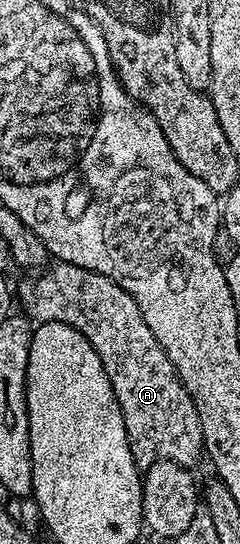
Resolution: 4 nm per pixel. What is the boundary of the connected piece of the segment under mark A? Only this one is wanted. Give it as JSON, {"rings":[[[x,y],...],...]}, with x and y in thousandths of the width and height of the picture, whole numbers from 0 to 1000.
{"rings":[[[217,482],[192,494],[113,509],[79,528],[71,550],[96,555],[92,570],[150,596],[267,594],[333,608],[404,642],[404,656],[421,656],[421,671],[438,671],[438,686],[454,693],[454,708],[471,708],[471,722],[488,730],[488,744],[504,744],[504,759],[521,774],[521,803],[538,825],[563,842],[563,853],[588,862],[633,858],[658,844],[713,844],[783,862],[808,860],[829,836],[850,835],[838,774],[821,767],[821,752],[788,730],[746,688],[704,664],[688,642],[638,619],[621,597],[604,597],[604,583],[588,583],[588,568],[571,568],[571,553],[504,531],[454,509],[421,502],[388,502],[371,494],[338,494],[321,487]]]}

